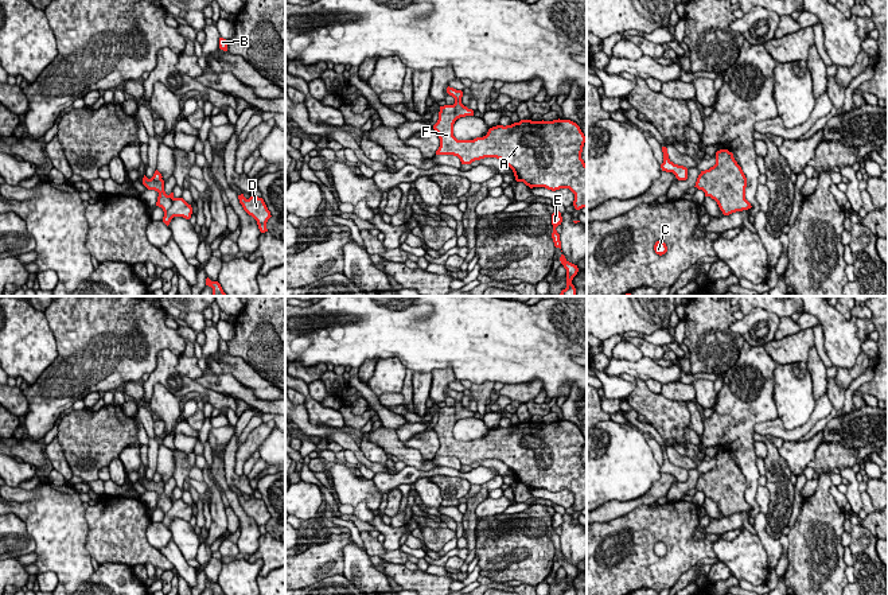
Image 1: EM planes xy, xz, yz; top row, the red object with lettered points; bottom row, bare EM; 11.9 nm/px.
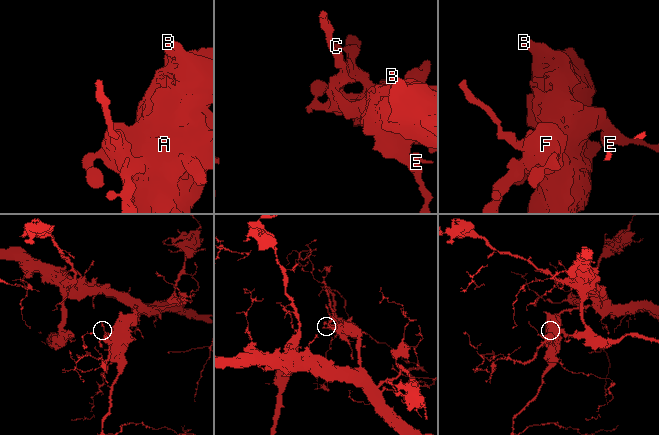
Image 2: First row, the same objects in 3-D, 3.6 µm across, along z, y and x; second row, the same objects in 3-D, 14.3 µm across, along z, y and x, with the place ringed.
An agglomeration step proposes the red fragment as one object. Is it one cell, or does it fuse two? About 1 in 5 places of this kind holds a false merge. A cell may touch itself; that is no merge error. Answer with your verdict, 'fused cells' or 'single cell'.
single cell

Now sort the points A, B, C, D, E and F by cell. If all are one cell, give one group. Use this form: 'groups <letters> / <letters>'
groups A B C D E F

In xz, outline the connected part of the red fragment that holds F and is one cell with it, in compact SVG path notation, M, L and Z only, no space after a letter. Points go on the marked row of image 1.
M448 86L447 93L455 98L455 104L440 106L439 120L433 125L440 139L436 155L457 156L461 164L471 164L484 158L501 159L513 170L517 182L523 182L530 188L545 187L552 191L569 188L575 194L575 209L587 207L587 164L581 159L587 137L576 122L560 118L553 121L521 120L506 127L492 127L483 137L457 140L453 136L455 121L474 116L474 110L461 104L461 90Z

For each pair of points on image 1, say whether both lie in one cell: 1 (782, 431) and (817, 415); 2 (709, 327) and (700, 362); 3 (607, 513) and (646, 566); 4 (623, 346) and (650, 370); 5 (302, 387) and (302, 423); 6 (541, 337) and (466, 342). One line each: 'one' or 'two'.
1: one
2: one
3: two
4: two
5: two
6: one

